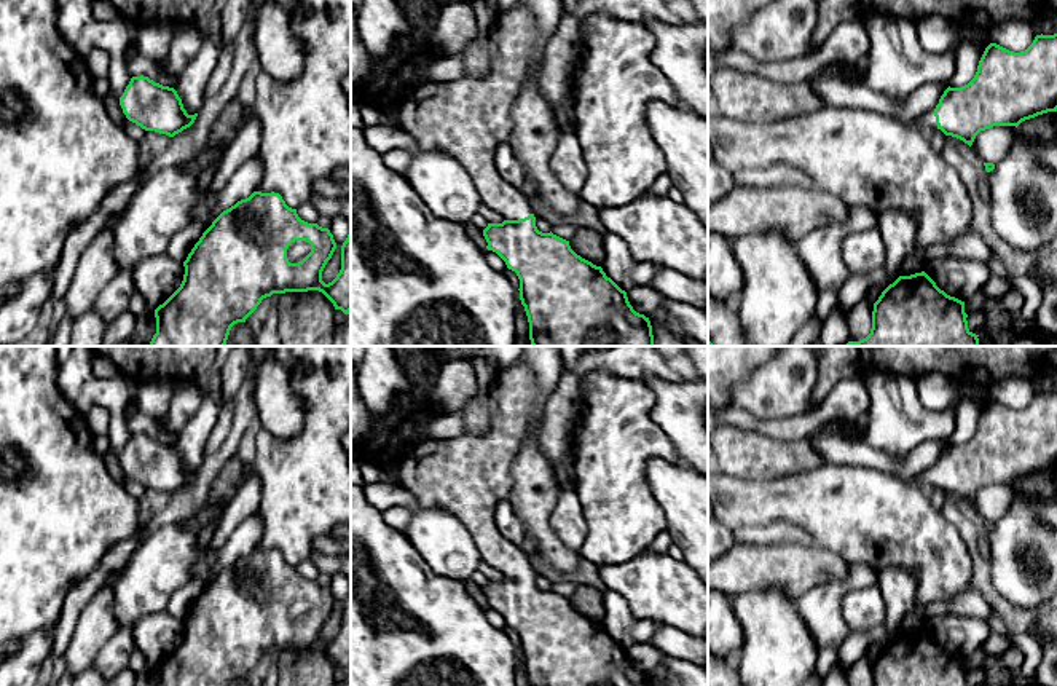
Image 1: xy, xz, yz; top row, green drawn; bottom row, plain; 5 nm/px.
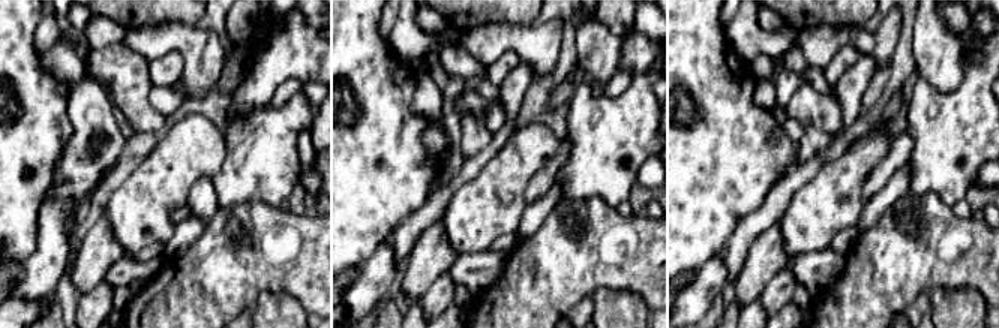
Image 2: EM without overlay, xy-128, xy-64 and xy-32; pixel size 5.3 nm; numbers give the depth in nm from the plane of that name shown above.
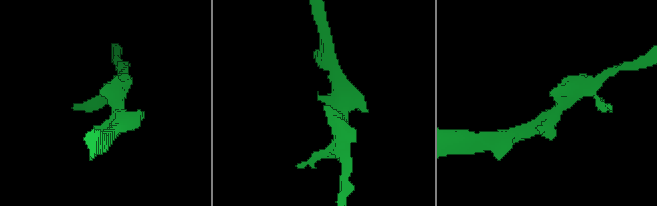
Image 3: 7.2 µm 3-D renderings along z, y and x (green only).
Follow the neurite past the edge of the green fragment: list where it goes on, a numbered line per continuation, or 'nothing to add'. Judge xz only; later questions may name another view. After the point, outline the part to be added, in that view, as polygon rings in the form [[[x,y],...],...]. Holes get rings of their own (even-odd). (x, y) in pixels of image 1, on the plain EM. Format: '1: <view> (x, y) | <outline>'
1: xz (467, 476) | [[[520,359],[494,377],[491,397],[496,413],[486,432],[462,434],[450,440],[418,440],[415,450],[397,467],[399,485],[421,507],[438,506],[453,514],[470,533],[481,562],[501,571],[504,578],[518,578],[532,571],[532,563],[521,547],[499,533],[494,511],[510,496],[512,466],[537,415],[536,396],[537,380]]]

